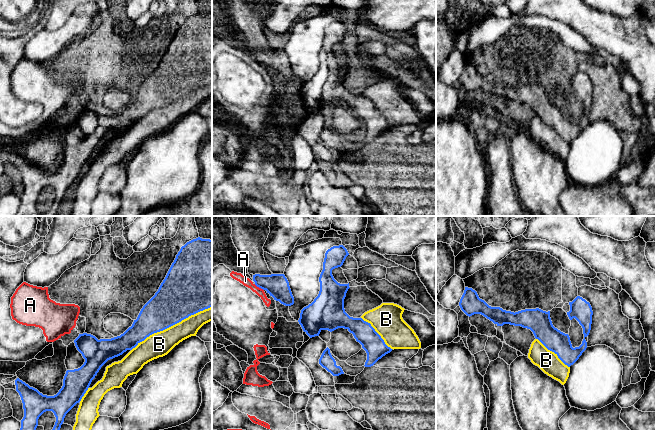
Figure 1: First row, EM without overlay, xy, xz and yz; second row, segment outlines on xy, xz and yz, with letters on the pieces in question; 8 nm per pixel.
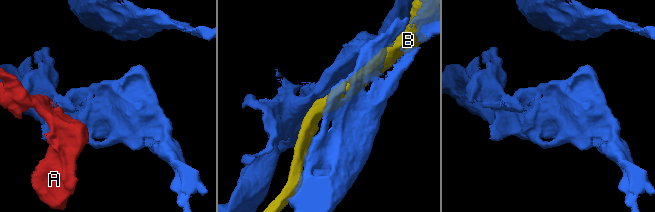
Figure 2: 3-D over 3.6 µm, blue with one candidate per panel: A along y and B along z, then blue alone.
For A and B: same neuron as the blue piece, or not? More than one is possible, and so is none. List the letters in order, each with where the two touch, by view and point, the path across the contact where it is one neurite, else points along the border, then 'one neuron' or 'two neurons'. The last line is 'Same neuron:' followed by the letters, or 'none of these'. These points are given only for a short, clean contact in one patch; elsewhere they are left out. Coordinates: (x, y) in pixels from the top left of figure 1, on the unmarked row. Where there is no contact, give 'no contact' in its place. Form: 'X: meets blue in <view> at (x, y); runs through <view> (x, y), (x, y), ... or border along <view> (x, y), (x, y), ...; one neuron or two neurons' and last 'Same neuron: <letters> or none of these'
A: meets blue in xz at (259, 63); border along xz (254, 60), (263, 66); two neurons
B: meets blue in xy at (171, 101); two neurons
Same neuron: none of these

